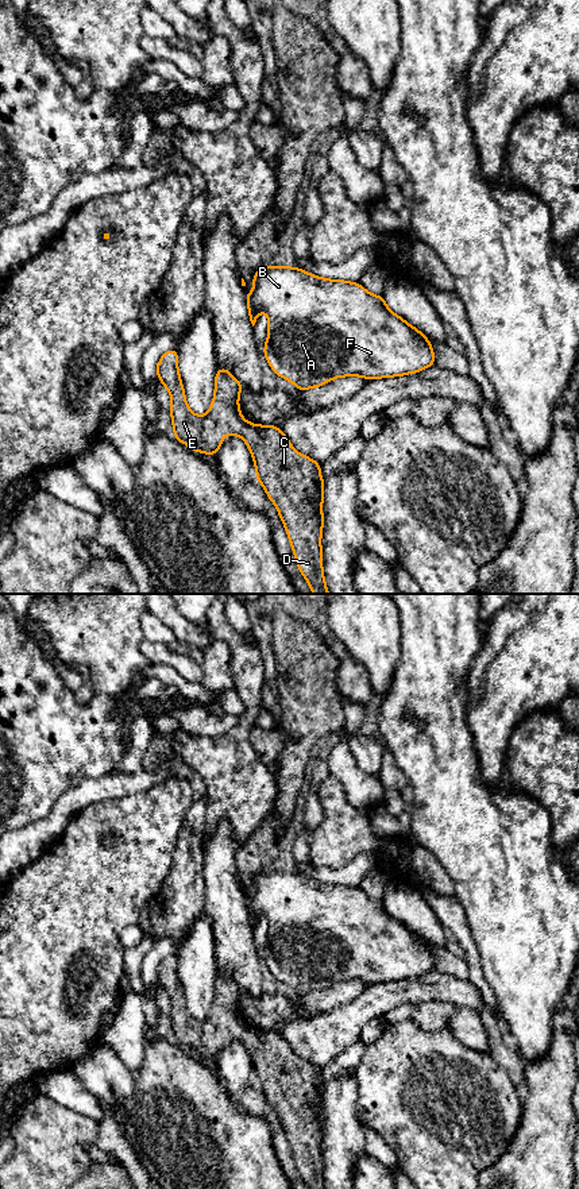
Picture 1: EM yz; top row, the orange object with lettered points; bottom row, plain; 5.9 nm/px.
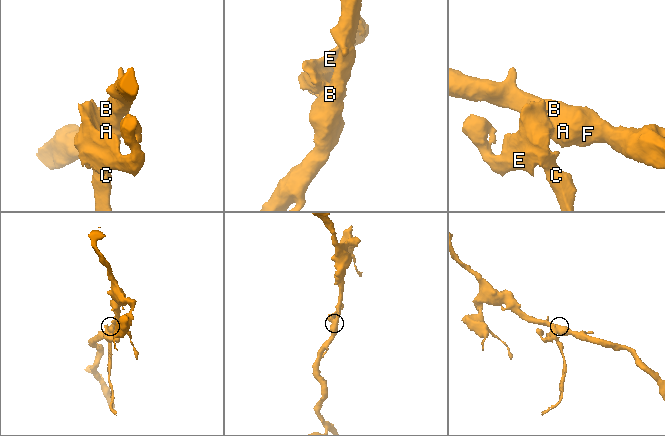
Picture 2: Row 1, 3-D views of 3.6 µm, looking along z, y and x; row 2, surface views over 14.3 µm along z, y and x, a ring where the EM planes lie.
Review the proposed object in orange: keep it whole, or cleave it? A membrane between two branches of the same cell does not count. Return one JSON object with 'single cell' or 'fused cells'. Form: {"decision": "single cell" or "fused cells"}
{"decision": "fused cells"}

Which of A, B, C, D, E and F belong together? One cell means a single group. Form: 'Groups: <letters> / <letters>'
Groups: A B F / C D E

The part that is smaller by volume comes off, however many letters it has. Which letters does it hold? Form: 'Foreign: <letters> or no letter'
Foreign: C, D, E

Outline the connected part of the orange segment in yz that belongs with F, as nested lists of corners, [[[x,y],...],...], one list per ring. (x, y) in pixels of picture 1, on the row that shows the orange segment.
[[[269,266],[254,273],[254,290],[246,293],[247,305],[269,316],[269,337],[263,352],[273,371],[290,381],[297,390],[320,387],[339,377],[364,377],[367,381],[420,372],[435,364],[435,352],[428,336],[391,312],[382,294],[368,293],[358,282],[325,279],[297,266]]]

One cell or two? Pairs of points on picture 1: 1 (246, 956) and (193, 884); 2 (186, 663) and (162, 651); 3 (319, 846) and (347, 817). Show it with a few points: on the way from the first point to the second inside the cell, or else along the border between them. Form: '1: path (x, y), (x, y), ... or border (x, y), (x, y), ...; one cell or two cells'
1: border (204, 867), (203, 907); two cells
2: path (181, 663), (168, 656); one cell
3: path (325, 840), (342, 823); one cell

